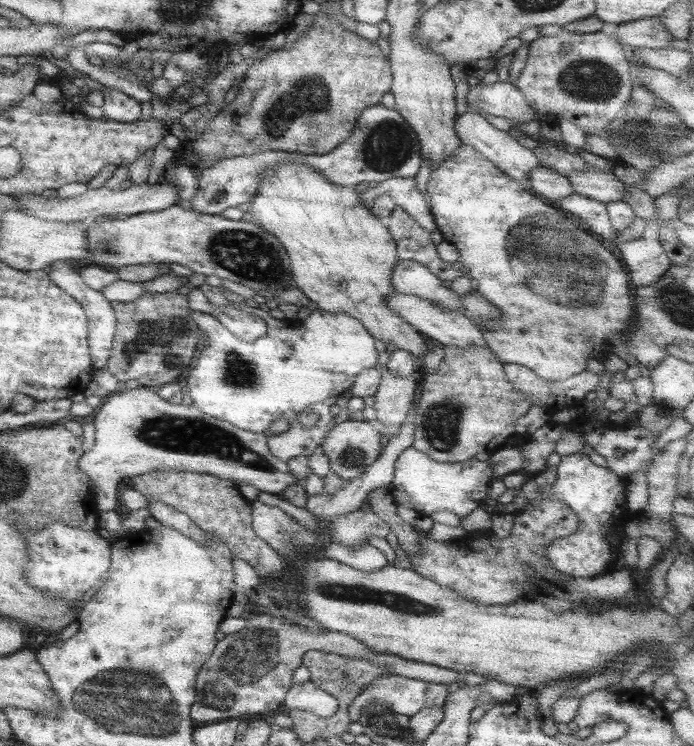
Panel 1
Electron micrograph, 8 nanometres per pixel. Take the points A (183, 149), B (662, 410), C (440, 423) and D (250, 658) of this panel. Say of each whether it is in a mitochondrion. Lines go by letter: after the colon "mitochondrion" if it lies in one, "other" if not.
A: other
B: mitochondrion
C: mitochondrion
D: mitochondrion

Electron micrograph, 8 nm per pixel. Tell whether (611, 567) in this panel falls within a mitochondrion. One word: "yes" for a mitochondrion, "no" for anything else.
no

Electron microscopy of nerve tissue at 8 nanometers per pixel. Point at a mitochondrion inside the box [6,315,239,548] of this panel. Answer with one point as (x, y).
(167, 337)

